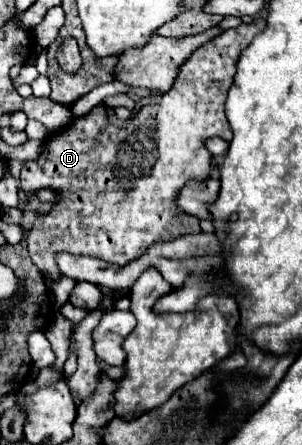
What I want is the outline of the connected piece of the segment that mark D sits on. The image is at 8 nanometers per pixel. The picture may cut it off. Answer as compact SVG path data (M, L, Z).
M258 18L250 24L250 36L248 24L240 24L238 28L230 28L200 46L186 60L186 64L182 64L182 70L170 92L160 94L162 98L158 104L150 106L150 114L138 112L138 116L128 128L110 126L106 118L106 108L98 104L90 114L74 118L72 124L68 124L62 132L52 134L44 142L42 156L38 156L38 160L34 162L26 162L20 174L22 190L26 192L26 196L32 196L34 190L44 186L56 188L60 192L58 204L46 216L38 216L32 224L32 230L28 230L26 234L30 258L42 274L50 278L60 276L54 260L56 252L92 256L112 262L116 266L126 266L130 260L146 252L154 242L170 242L180 236L200 232L200 218L180 210L176 198L188 180L202 182L210 174L210 152L204 148L204 140L210 136L220 136L226 142L232 140L232 130L228 130L228 120L224 114L226 96L234 82L240 52L264 28L266 22Z

